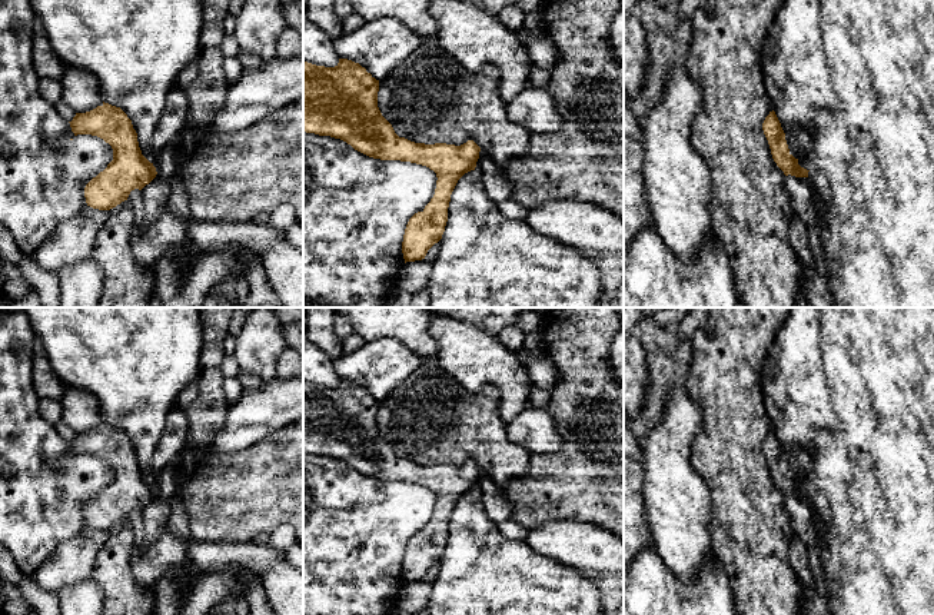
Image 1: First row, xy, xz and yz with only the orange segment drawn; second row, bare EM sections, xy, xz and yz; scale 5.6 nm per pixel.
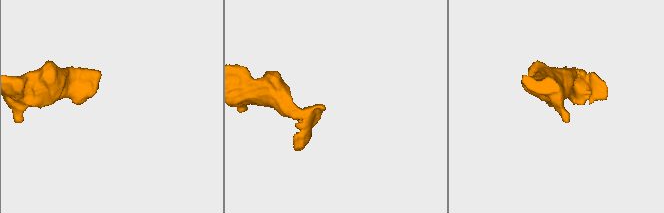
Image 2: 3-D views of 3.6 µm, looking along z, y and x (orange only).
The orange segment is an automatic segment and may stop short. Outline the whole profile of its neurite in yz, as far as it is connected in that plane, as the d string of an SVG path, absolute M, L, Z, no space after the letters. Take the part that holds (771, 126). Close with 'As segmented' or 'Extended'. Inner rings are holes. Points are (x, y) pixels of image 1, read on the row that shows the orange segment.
M770 112L762 123L771 154L785 176L808 177L807 169L798 164L798 159L810 152L814 136L807 129L791 129L784 132L775 112Z. Extended

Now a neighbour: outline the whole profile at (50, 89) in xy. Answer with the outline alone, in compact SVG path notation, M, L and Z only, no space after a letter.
M40 79L39 92L51 104L62 100L62 83L59 79Z

